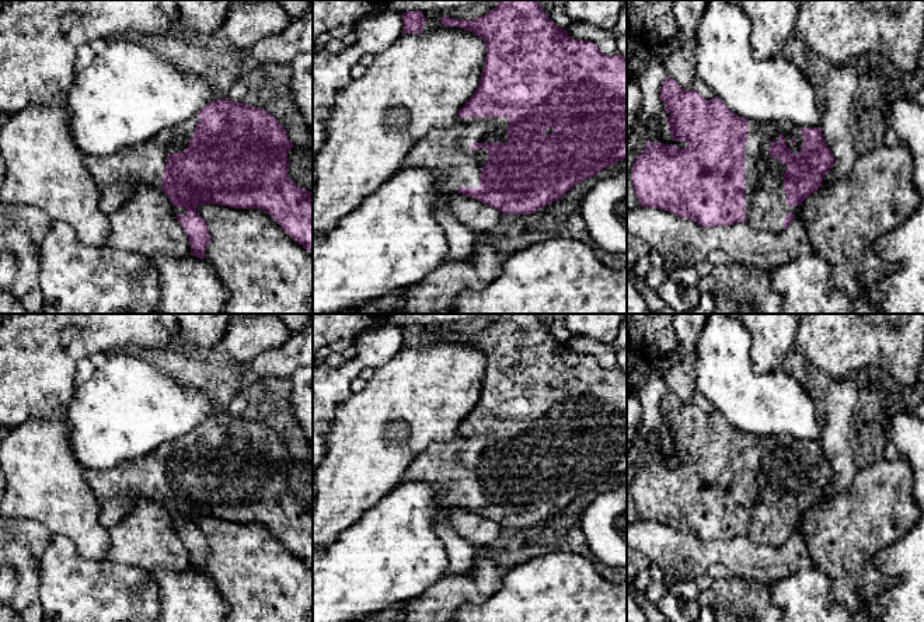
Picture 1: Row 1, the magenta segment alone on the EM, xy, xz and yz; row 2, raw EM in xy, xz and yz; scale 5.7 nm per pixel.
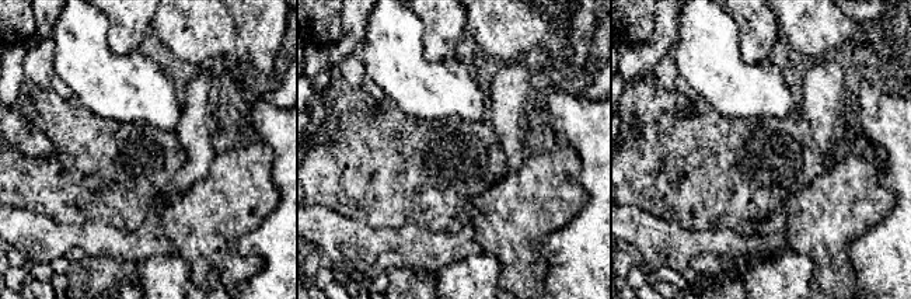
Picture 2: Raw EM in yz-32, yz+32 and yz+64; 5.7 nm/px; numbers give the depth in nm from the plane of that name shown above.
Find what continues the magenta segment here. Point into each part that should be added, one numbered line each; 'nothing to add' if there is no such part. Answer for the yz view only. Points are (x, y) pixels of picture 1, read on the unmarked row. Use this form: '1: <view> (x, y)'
1: yz (764, 513)

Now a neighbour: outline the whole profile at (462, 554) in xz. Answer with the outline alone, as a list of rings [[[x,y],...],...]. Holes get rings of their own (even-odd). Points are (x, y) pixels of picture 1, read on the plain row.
[[[439,525],[436,534],[449,556],[447,573],[468,573],[474,566],[477,548],[450,525]]]

